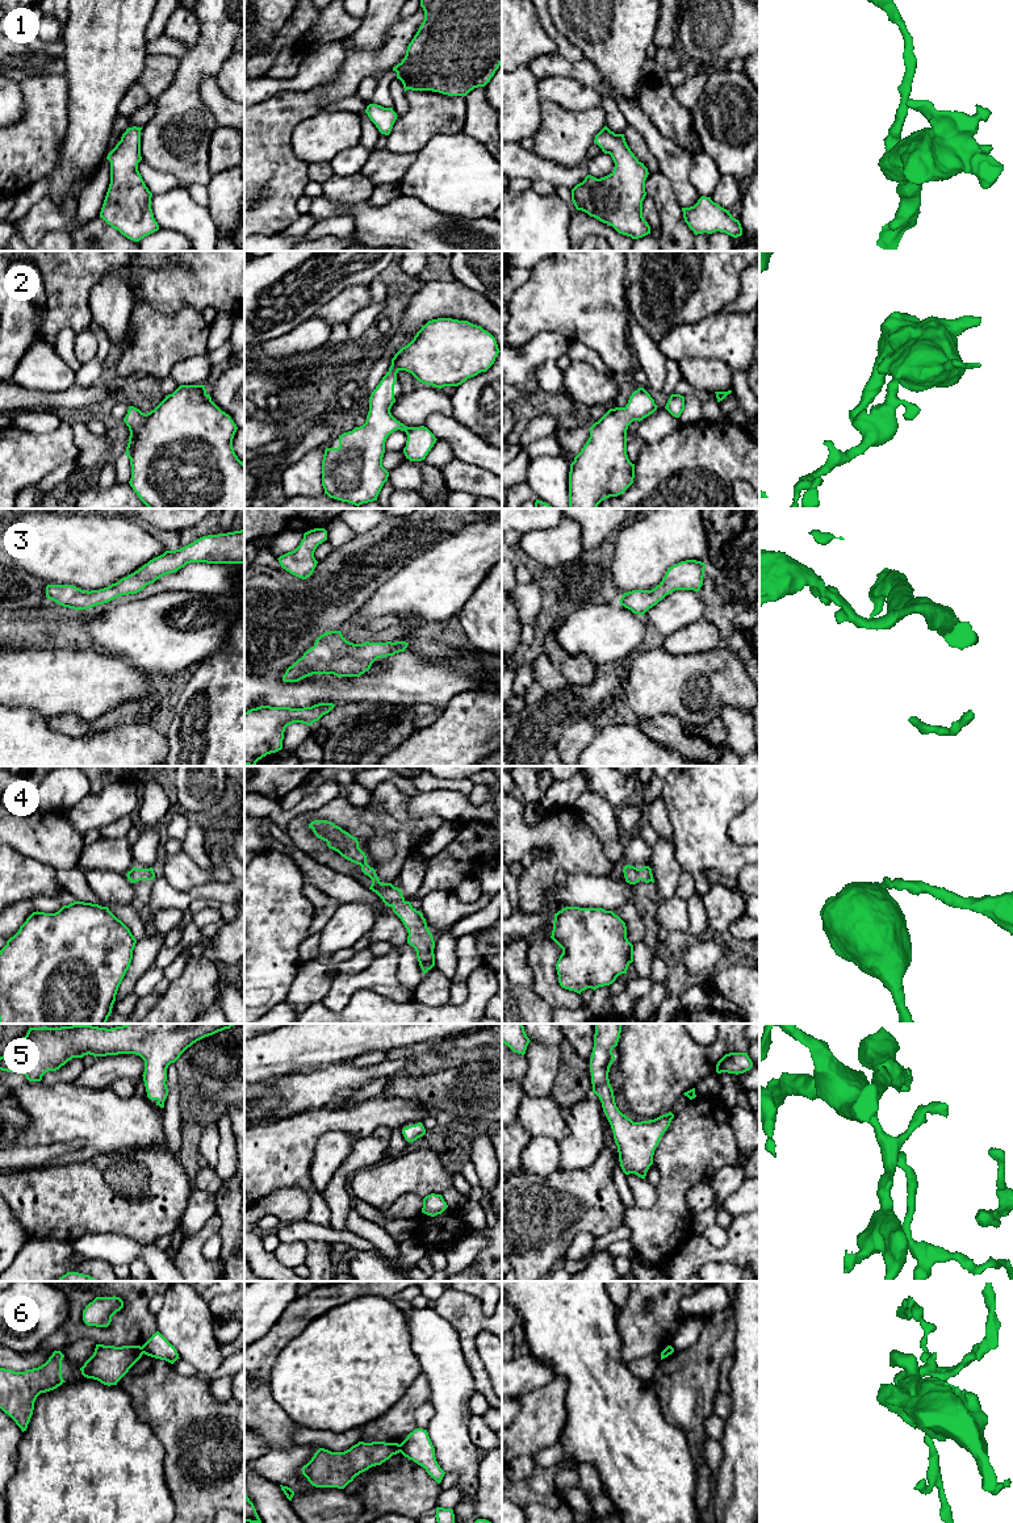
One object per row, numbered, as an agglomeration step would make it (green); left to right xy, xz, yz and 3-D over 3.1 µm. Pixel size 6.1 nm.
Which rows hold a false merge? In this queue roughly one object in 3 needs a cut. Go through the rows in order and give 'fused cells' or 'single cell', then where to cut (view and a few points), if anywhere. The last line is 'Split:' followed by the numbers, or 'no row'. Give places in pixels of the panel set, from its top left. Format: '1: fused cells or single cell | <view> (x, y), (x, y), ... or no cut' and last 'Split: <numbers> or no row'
1: single cell | no cut
2: single cell | no cut
3: single cell | no cut
4: single cell | no cut
5: single cell | no cut
6: fused cells | xz (398, 1444), (401, 1451)
Split: 6

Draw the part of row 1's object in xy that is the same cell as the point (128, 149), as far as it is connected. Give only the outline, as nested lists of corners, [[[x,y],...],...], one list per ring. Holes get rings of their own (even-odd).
[[[137,126],[126,129],[108,154],[110,184],[100,212],[100,218],[134,242],[159,230],[151,209],[152,193],[138,171],[141,130]]]

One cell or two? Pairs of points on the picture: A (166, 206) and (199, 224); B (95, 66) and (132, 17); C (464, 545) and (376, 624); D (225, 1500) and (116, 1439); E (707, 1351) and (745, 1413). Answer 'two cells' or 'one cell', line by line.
A: one cell
B: one cell
C: two cells
D: two cells
E: two cells

